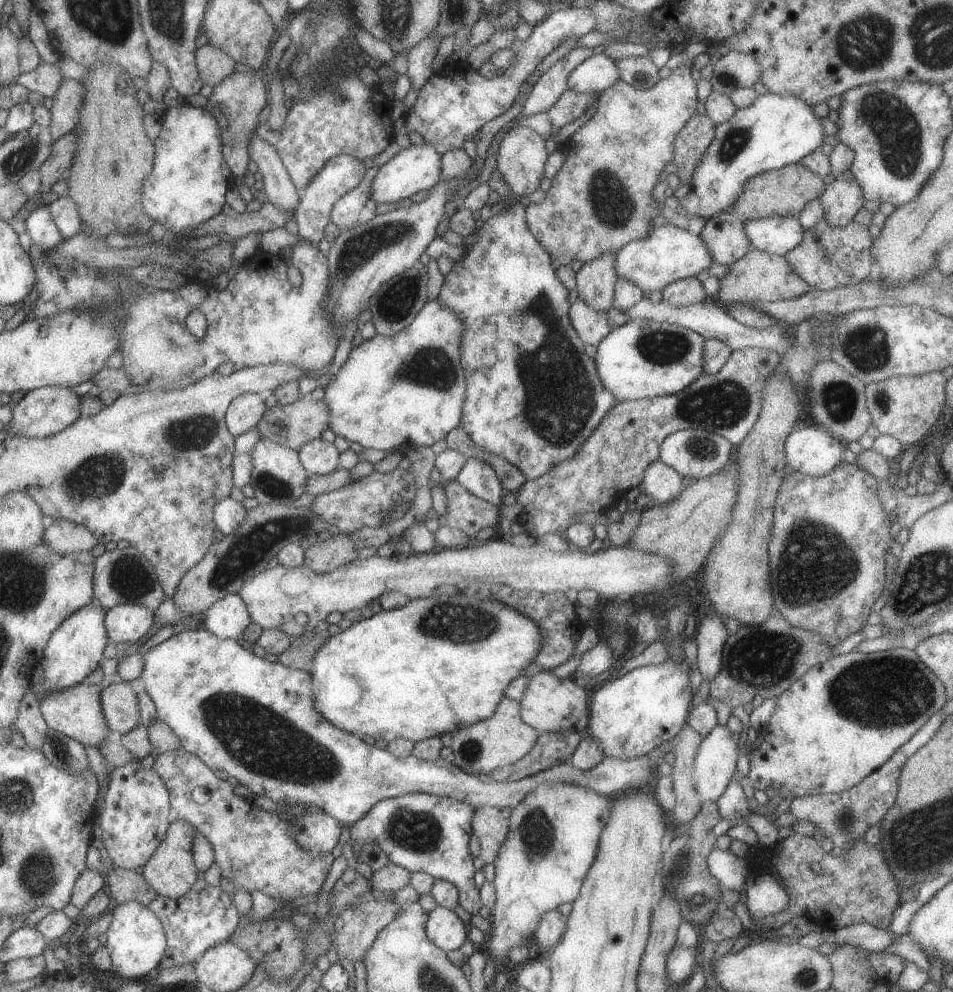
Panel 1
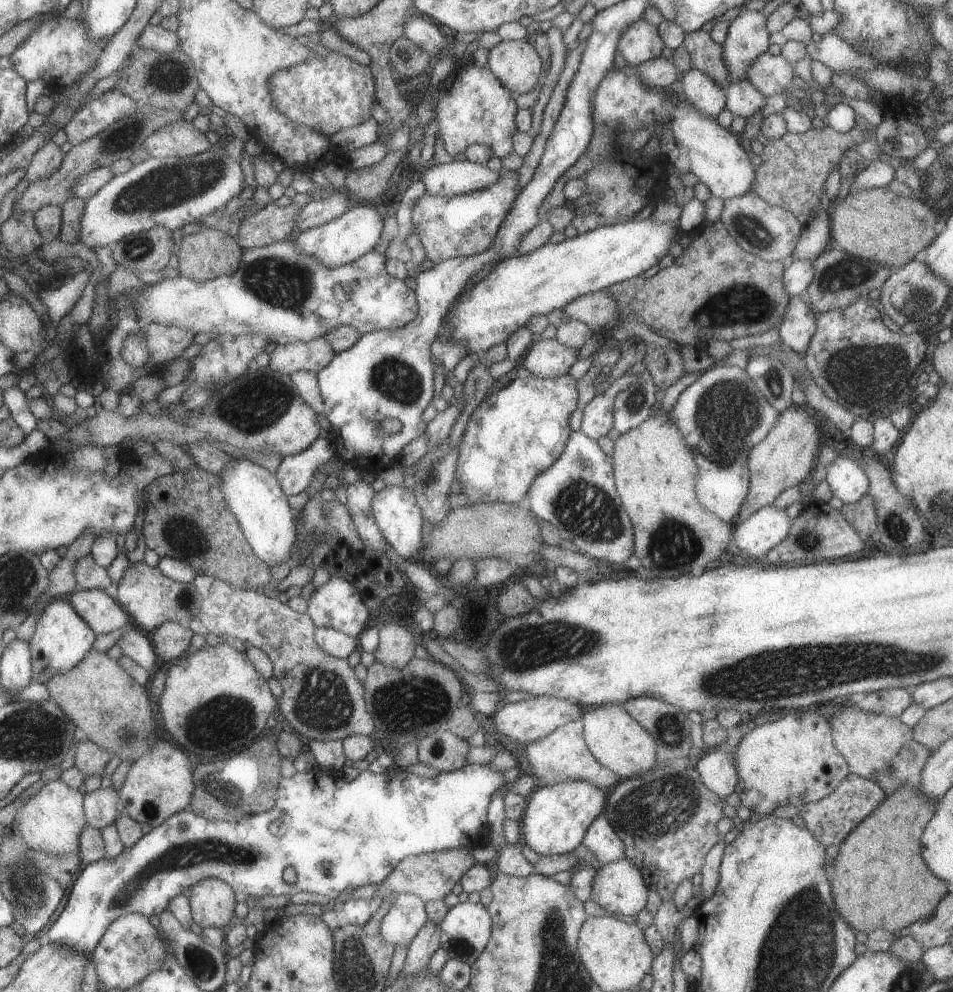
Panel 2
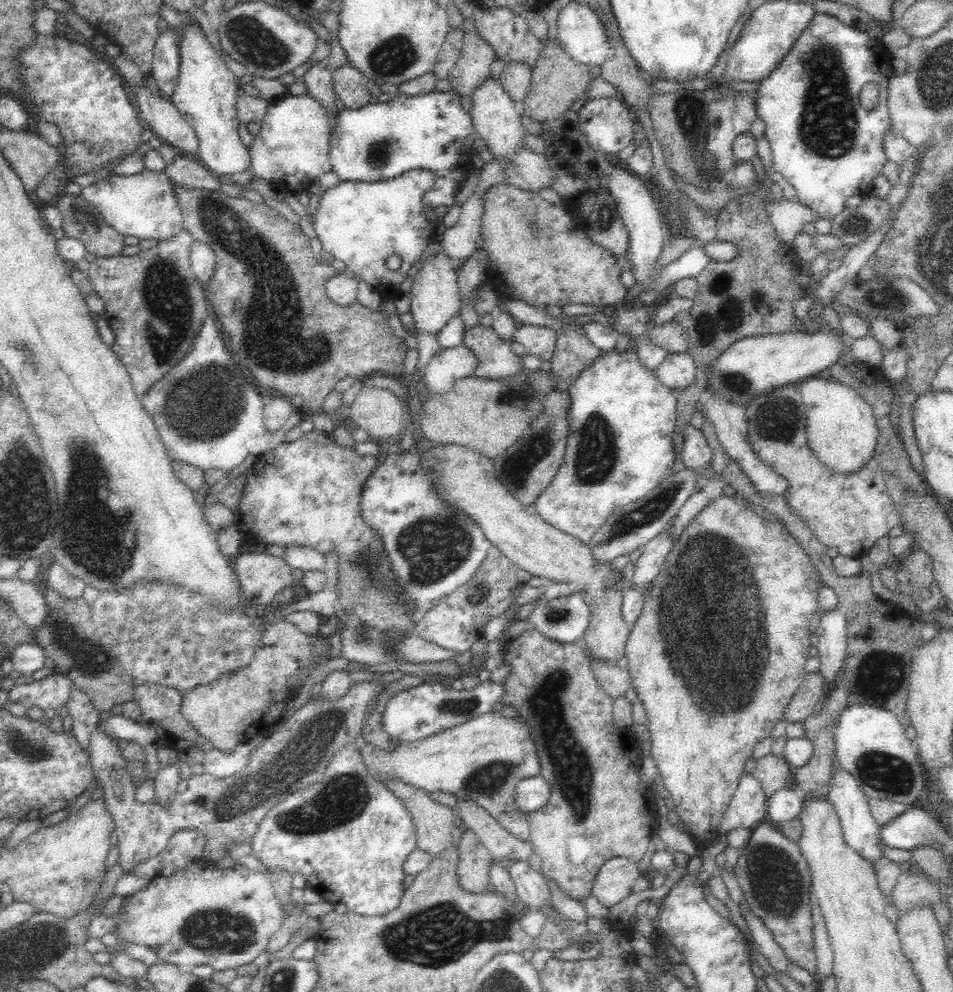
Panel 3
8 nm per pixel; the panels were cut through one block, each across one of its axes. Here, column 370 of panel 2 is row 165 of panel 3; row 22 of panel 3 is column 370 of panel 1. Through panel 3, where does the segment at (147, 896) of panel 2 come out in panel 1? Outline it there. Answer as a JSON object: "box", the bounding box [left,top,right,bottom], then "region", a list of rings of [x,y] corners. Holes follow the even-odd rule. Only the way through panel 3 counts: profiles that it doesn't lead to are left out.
{"box":[348,793,479,915],"region":[[[405,793],[377,801],[363,816],[348,825],[348,842],[356,860],[361,846],[374,842],[394,865],[406,871],[426,872],[434,879],[449,881],[458,890],[458,904],[474,915],[479,910],[478,888],[474,883],[473,857],[468,842],[474,808],[451,797],[429,793]]]}

